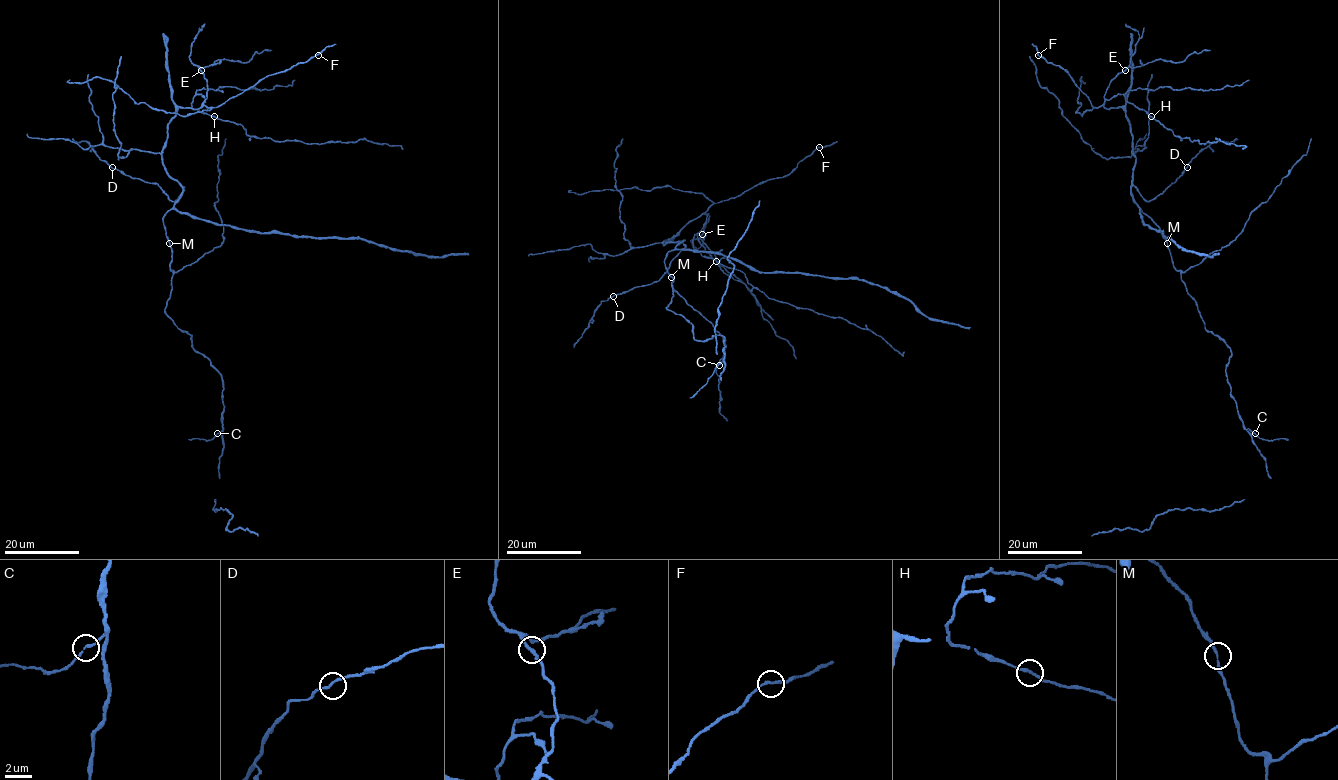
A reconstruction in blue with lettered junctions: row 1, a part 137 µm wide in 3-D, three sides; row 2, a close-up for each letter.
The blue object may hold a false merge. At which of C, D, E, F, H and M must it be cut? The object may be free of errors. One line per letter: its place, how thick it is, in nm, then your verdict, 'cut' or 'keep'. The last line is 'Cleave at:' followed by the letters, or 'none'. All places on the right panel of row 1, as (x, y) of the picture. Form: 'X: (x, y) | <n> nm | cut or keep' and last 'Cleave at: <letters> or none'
C: (1255, 433) | 180 nm | keep
D: (1187, 167) | 180 nm | keep
E: (1125, 70) | 190 nm | keep
F: (1038, 55) | 180 nm | keep
H: (1151, 116) | 180 nm | keep
M: (1167, 243) | 180 nm | keep
Cleave at: none

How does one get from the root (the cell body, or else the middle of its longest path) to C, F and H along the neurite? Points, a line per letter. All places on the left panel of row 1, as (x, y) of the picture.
C: (170, 243), (172, 291), (164, 312), (191, 336), (192, 346), (221, 375), (223, 428), (217, 433)
F: (170, 243), (162, 219), (182, 187), (166, 171), (162, 148), (175, 111), (220, 106), (266, 76), (318, 55)
H: (170, 243), (162, 219), (182, 187), (162, 161), (167, 124), (197, 94), (192, 107), (214, 116)

